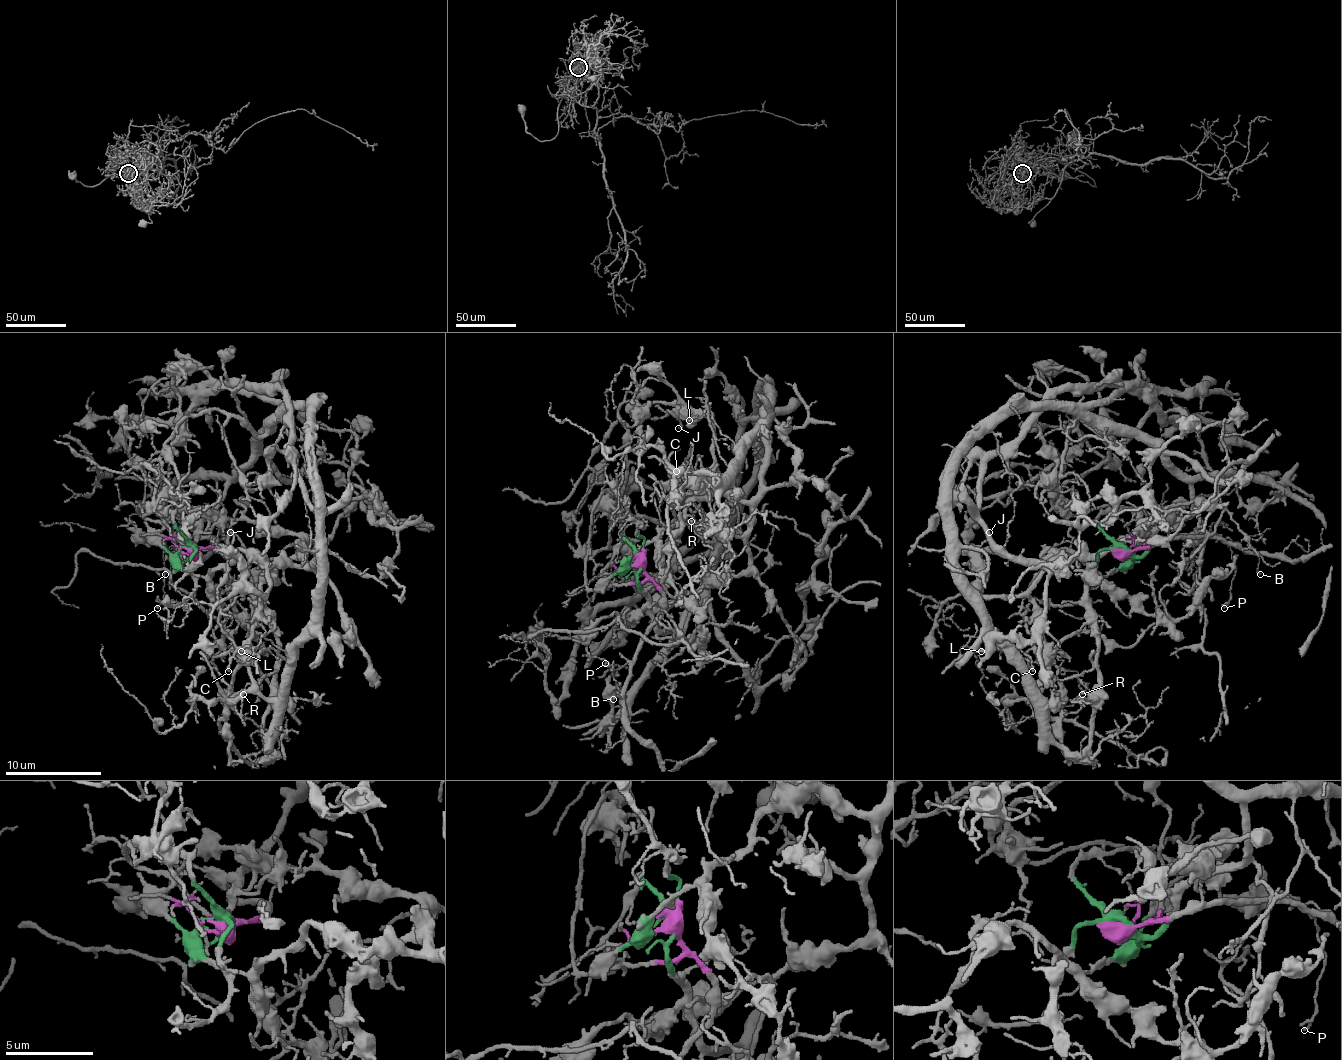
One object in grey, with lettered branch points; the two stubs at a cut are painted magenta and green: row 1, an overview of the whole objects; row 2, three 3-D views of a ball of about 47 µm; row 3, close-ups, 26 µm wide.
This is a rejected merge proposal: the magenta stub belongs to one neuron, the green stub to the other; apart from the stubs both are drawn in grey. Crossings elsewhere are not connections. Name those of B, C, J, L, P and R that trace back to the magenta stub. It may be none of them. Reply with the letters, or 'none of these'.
B, P

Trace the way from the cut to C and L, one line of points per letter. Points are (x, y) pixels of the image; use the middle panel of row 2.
C: (638, 561), (626, 563), (681, 517), (686, 505), (713, 484), (715, 469), (701, 481), (684, 467), (677, 472)
L: (638, 561), (626, 563), (730, 467), (708, 406), (689, 421)

